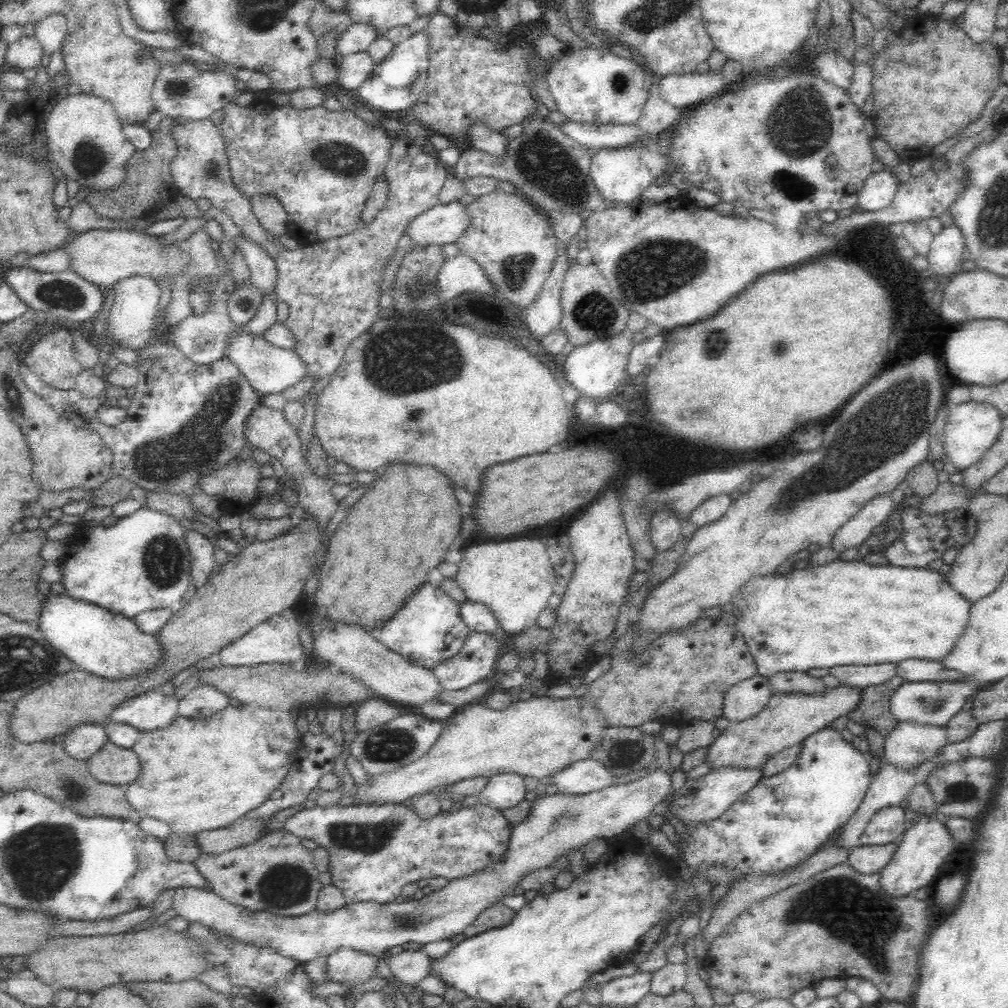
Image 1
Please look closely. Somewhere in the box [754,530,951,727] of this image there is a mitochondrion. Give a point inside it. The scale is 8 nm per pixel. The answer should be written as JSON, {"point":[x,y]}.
{"point":[935,704]}

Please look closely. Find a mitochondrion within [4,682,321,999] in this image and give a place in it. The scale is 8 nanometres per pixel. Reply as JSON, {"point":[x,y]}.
{"point":[42,860]}

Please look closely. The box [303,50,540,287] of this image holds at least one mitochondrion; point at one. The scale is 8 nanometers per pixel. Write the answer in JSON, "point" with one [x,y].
{"point":[336,157]}

